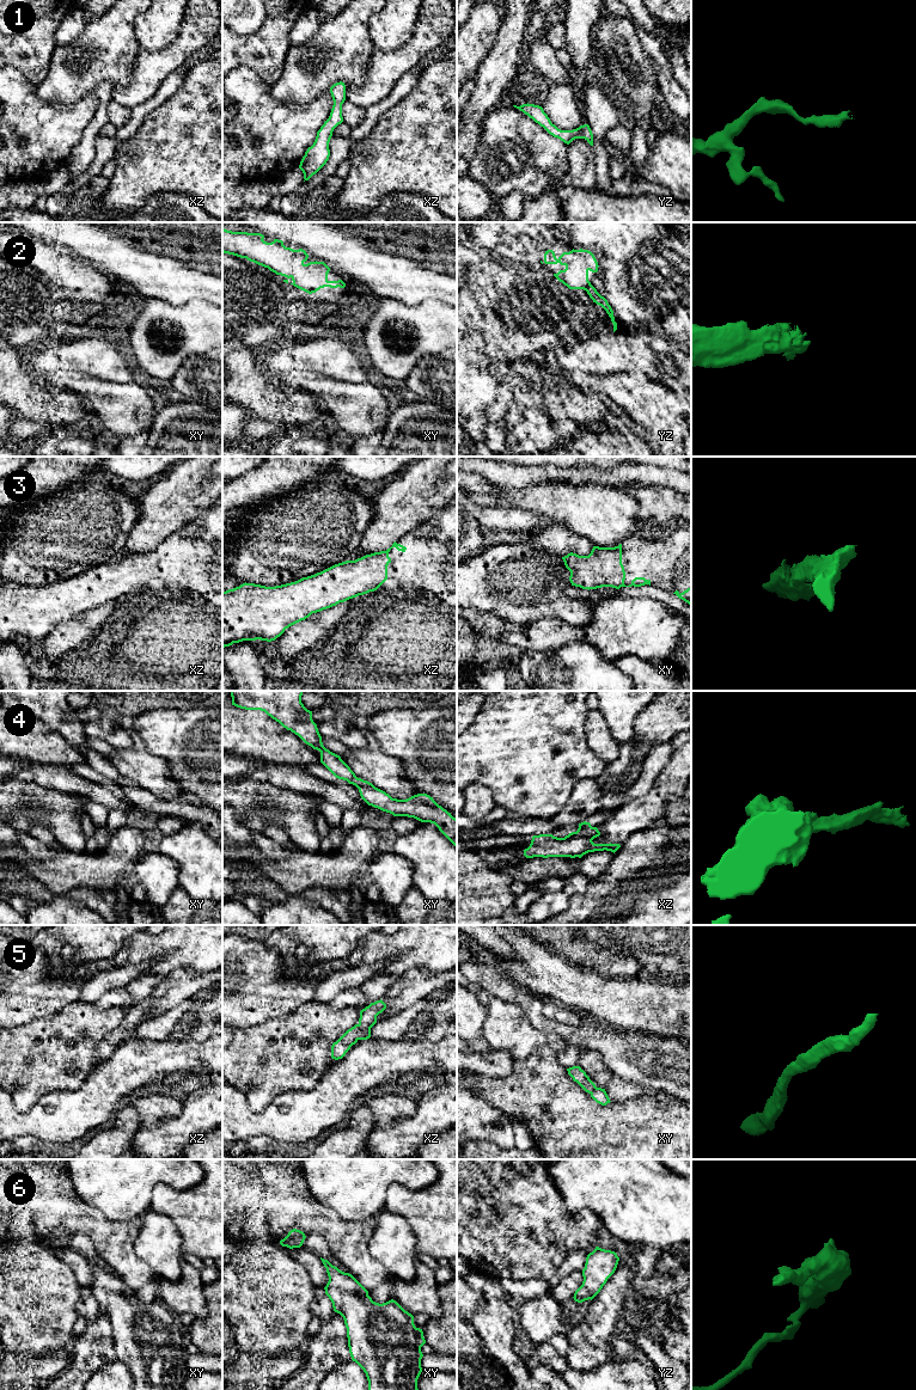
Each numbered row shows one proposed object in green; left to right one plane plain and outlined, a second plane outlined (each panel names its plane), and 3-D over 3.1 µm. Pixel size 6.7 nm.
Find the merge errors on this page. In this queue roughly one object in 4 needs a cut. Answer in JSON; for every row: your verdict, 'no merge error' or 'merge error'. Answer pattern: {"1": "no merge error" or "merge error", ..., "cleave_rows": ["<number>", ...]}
{"1": "no merge error", "2": "no merge error", "3": "no merge error", "4": "merge error", "5": "no merge error", "6": "no merge error", "cleave_rows": ["4"]}

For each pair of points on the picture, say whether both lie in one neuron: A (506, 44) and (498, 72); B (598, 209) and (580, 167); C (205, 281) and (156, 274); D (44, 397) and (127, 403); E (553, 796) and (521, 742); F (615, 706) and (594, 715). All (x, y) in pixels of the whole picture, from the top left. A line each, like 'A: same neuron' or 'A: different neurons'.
A: same neuron
B: different neurons
C: same neuron
D: different neurons
E: same neuron
F: different neurons

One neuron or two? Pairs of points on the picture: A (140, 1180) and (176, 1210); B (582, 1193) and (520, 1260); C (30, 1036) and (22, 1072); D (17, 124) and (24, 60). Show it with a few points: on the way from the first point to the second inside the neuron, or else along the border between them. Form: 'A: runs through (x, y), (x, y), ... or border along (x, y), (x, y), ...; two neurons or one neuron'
A: border along (181, 1189), (157, 1185), (150, 1207); two neurons
B: border along (554, 1183), (571, 1212), (590, 1210), (594, 1214); two neurons
C: runs through (30, 1045), (30, 1057), (24, 1064); one neuron
D: border along (12, 66), (34, 86); two neurons

